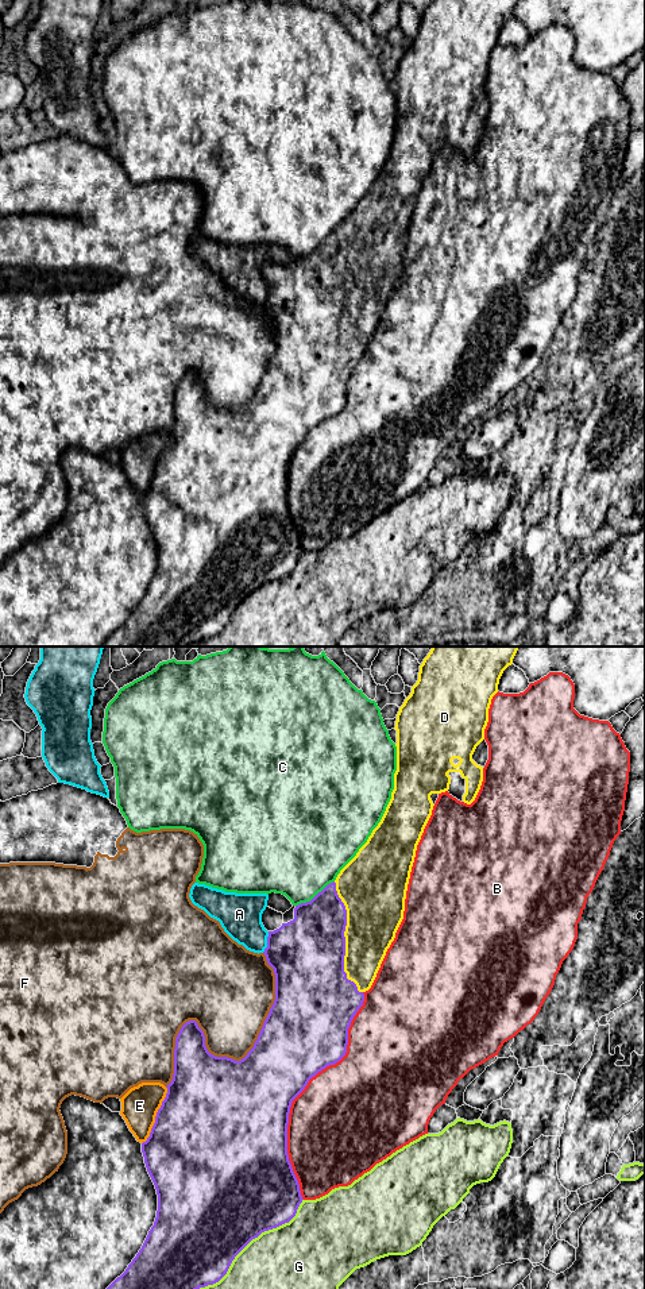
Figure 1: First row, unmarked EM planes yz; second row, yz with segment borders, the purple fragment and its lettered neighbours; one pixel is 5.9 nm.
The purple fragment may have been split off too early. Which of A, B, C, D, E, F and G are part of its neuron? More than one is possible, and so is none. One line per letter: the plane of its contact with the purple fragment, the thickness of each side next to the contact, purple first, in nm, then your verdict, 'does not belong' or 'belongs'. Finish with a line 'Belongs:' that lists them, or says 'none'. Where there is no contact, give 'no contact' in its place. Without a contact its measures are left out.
A: meets purple in yz; 440 nm thick on the purple side, 260 nm on the other; does not belong
B: meets purple in yz; 420 nm thick on the purple side, 500 nm on the other; does not belong
C: meets purple in yz; 340 nm thick on the purple side, 480 nm on the other; does not belong
D: meets purple in yz; 440 nm thick on the purple side, 340 nm on the other; belongs
E: meets purple in yz; 500 nm thick on the purple side, 220 nm on the other; does not belong
F: meets purple in yz; 500 nm thick on the purple side, 380 nm on the other; does not belong
G: meets purple in yz; 500 nm thick on the purple side, 500 nm on the other; does not belong
Belongs: D

